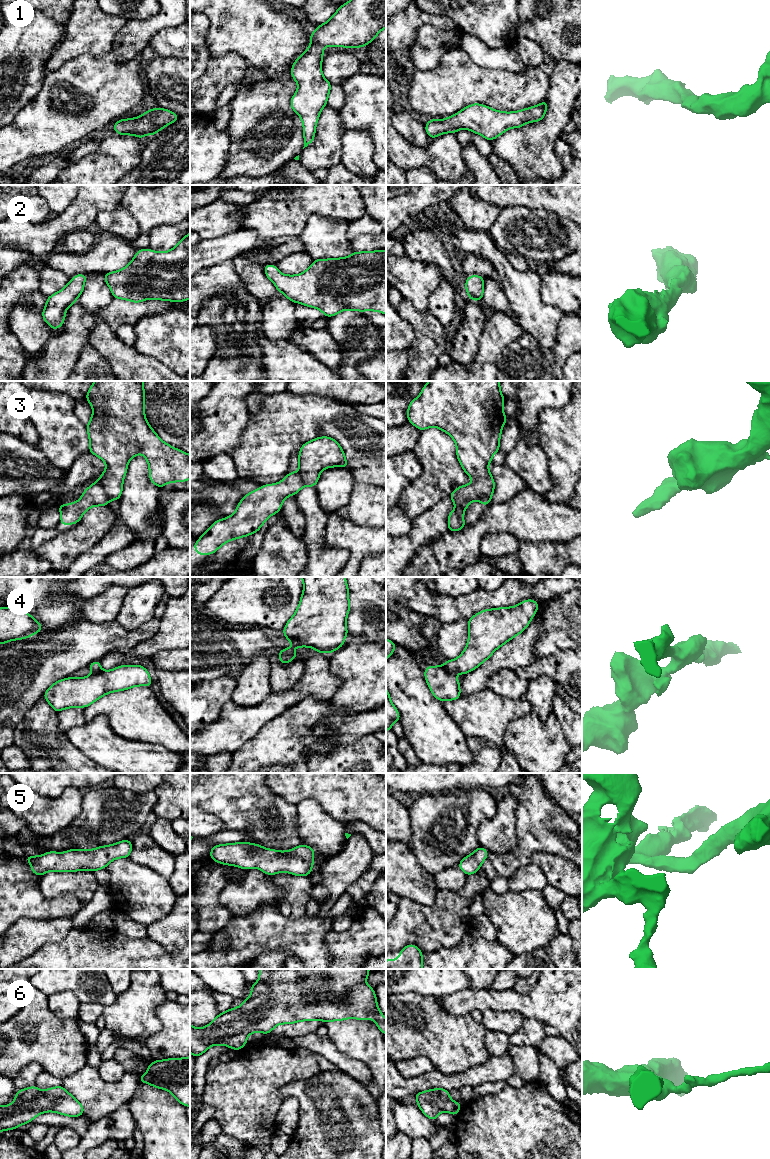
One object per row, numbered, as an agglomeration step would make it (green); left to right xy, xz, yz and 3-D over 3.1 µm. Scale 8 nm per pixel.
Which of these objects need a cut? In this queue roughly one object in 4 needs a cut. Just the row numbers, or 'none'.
3, 4

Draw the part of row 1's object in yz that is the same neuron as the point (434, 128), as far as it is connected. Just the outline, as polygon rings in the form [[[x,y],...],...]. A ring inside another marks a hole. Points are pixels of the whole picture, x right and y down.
[[[544,100],[537,106],[502,112],[474,103],[445,119],[429,119],[424,125],[431,139],[443,133],[456,133],[460,129],[466,129],[492,141],[510,128],[521,128],[529,122],[541,121],[545,117],[547,105],[547,100]]]

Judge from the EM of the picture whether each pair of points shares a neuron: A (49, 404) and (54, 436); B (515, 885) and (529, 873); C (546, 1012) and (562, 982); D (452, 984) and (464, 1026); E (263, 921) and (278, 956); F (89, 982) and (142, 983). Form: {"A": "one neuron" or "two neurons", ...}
{"A": "one neuron", "B": "one neuron", "C": "one neuron", "D": "two neurons", "E": "two neurons", "F": "two neurons"}

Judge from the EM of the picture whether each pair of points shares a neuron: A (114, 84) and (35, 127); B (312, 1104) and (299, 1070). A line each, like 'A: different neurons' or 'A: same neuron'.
A: same neuron
B: different neurons

